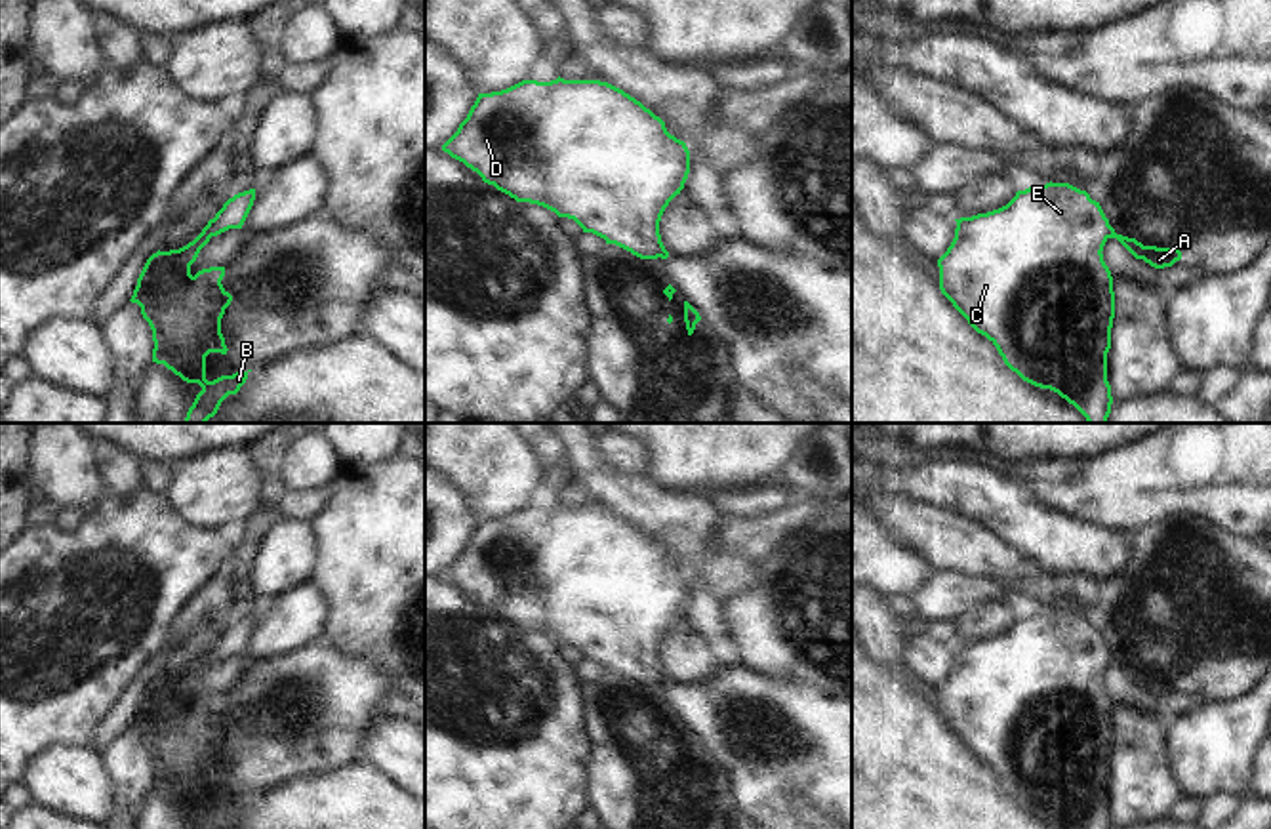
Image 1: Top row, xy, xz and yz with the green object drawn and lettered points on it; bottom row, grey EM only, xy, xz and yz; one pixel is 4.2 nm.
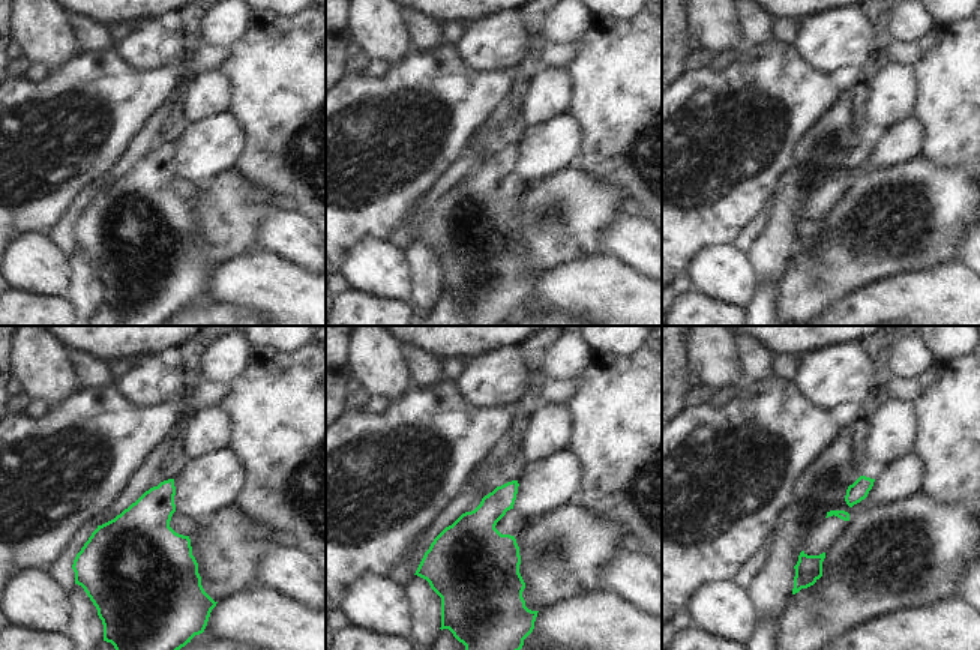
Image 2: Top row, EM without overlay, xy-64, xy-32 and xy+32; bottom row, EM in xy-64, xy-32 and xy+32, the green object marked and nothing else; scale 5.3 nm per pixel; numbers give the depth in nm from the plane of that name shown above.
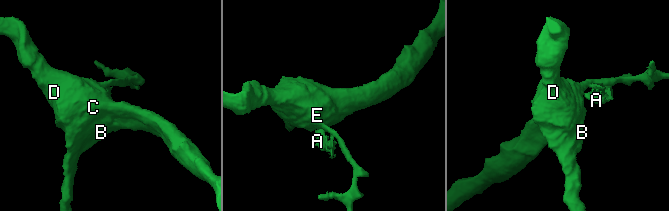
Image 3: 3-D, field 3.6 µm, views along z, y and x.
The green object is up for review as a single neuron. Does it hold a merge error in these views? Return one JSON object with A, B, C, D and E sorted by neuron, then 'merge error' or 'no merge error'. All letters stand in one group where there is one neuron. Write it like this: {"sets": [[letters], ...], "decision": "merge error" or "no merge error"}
{"sets": [["A"], ["B", "C", "D", "E"]], "decision": "merge error"}

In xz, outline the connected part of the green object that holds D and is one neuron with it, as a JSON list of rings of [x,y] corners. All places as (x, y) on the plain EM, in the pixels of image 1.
[[[558,503],[551,509],[522,507],[501,518],[478,520],[467,545],[442,577],[516,629],[537,631],[558,644],[574,646],[583,659],[593,659],[631,680],[669,684],[659,648],[669,629],[684,616],[690,577],[684,568],[667,558],[659,543],[608,509]]]

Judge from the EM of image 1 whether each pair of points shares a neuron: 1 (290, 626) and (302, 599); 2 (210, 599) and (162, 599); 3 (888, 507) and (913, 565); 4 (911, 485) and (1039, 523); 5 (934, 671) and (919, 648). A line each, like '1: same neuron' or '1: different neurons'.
1: same neuron
2: different neurons
3: different neurons
4: same neuron
5: same neuron

